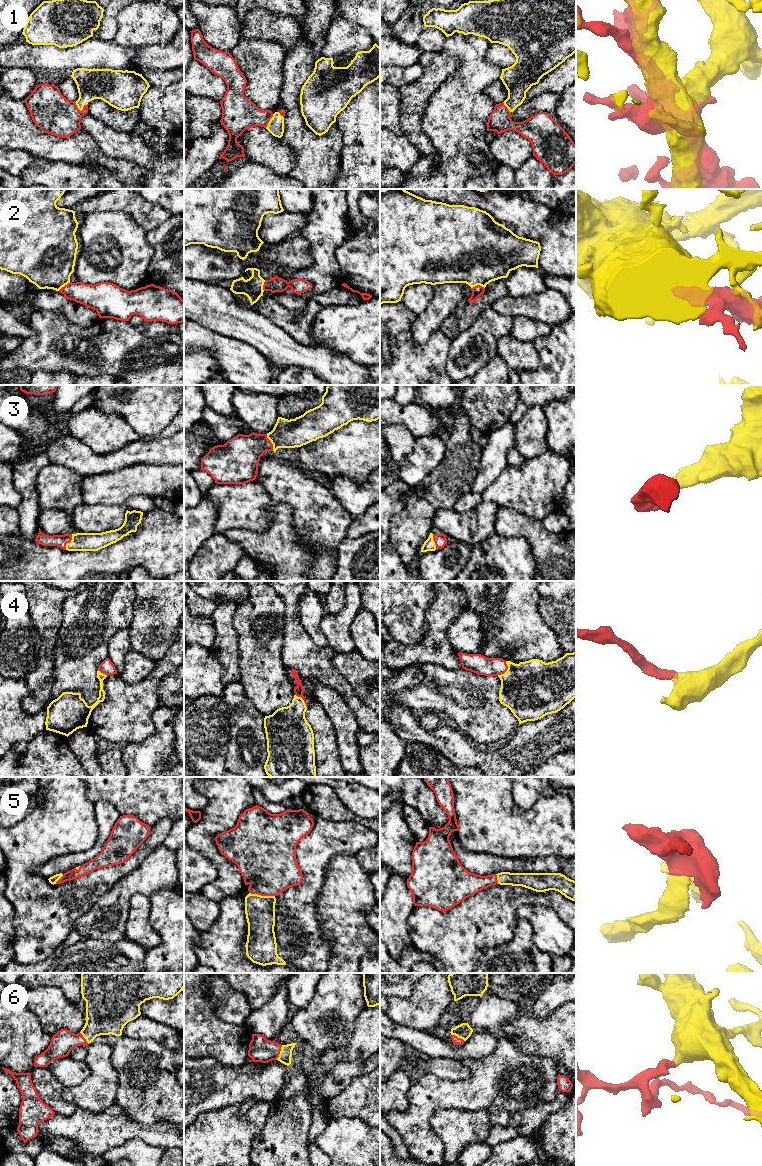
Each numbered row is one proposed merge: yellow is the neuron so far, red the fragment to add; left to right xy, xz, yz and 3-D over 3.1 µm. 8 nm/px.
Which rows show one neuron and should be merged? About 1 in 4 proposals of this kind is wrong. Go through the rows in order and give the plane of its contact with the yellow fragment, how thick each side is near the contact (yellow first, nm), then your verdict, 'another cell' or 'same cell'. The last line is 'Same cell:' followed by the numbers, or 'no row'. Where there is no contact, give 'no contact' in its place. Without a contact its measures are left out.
1: contact in xy; calibres 240 and 320 nm; same cell
2: contact in yz; calibres 500 and 90 nm; same cell
3: contact in xy; calibres 140 and 100 nm; same cell
4: contact in yz; calibres 460 and 160 nm; same cell
5: contact in xz; calibres 240 and 440 nm; same cell
6: contact in xz; calibres 100 and 190 nm; same cell
Same cell: 1, 2, 3, 4, 5, 6

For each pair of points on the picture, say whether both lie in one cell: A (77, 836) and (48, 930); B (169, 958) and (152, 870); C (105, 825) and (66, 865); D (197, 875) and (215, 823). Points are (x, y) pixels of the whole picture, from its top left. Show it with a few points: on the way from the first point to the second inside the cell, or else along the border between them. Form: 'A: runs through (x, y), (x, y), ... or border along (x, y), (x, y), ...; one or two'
A: runs through (48, 844), (25, 867), (25, 889), (35, 901); one
B: border along (173, 886), (158, 889), (149, 897); two
C: runs through (102, 838), (98, 846), (89, 855), (79, 859); one
D: border along (194, 849), (211, 861), (217, 876); two

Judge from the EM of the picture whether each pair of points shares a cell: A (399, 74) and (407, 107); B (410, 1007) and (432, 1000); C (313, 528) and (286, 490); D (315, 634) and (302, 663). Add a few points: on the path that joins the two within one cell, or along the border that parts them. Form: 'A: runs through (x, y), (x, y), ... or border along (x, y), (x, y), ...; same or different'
A: border along (423, 75), (398, 88); different
B: runs through (415, 1007), (424, 1006), (427, 1003); same
C: runs through (313, 519), (295, 499); same
D: border along (300, 619), (308, 635), (317, 644), (326, 647); different

